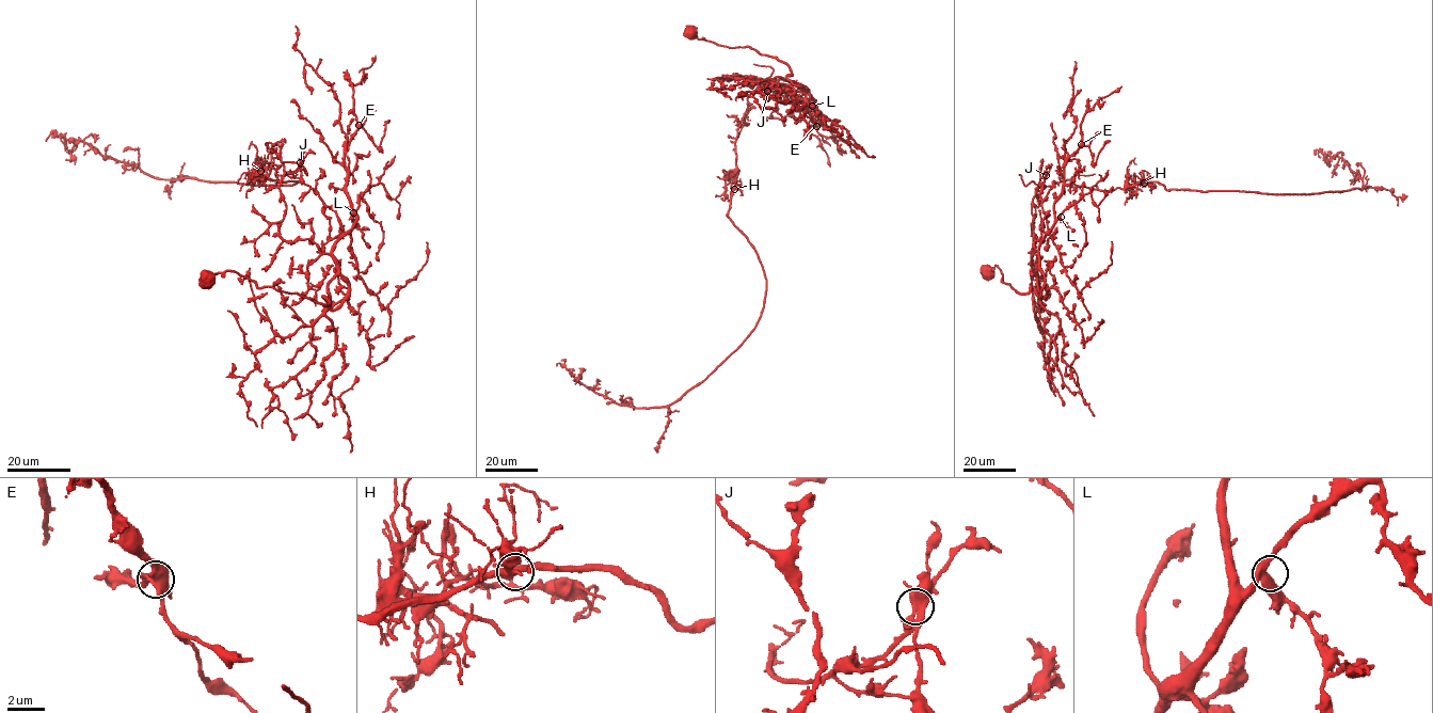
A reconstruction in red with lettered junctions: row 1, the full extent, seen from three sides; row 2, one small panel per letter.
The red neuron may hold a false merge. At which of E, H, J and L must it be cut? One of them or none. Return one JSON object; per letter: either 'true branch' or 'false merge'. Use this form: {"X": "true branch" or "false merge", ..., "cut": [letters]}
{"E": "true branch", "H": "true branch", "J": "false merge", "L": "true branch", "cut": ["J"]}

